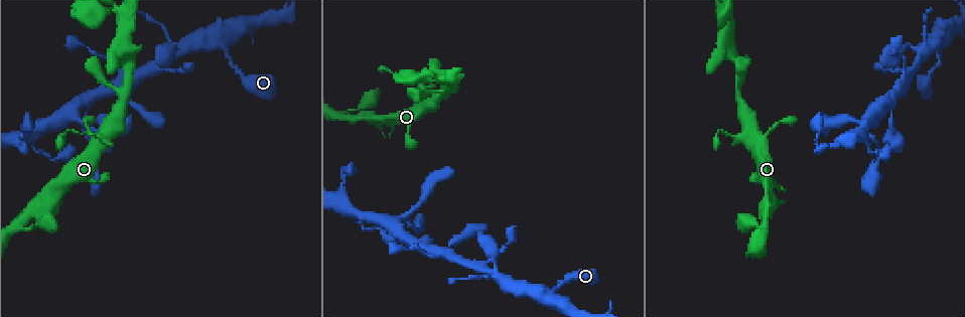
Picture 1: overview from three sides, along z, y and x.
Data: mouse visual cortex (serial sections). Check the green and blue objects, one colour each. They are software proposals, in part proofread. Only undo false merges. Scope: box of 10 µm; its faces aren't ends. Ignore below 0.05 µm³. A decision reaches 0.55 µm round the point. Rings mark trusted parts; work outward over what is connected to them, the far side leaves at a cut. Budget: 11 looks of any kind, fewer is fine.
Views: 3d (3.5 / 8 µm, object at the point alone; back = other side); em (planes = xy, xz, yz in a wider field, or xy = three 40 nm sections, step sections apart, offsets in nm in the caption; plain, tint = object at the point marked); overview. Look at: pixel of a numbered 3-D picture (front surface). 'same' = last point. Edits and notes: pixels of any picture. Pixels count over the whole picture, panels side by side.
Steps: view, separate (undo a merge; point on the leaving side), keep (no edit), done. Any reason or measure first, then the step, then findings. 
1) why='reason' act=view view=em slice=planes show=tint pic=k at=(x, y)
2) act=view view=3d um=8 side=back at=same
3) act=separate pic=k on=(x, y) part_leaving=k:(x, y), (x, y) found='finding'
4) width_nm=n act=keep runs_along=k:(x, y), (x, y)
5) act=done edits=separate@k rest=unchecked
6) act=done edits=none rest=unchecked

why='thin neck' act=view view=3d um=3.5 pic=1 at=(445, 93)

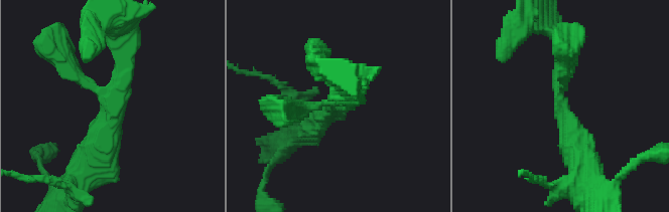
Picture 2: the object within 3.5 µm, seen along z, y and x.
arms=3 arm_widths_nm=200,200,400 act=view view=em slice=planes show=tint pic=2 at=(110, 110)

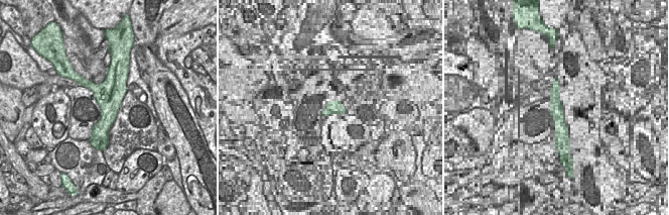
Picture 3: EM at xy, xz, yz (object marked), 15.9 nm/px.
width_nm=460 act=keep runs_along=2:(84, 167), (118, 104), (121, 46) found='all the same cell'

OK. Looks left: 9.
why='four arms meet' act=view view=3d um=3.5 pic=1 at=(448, 79)

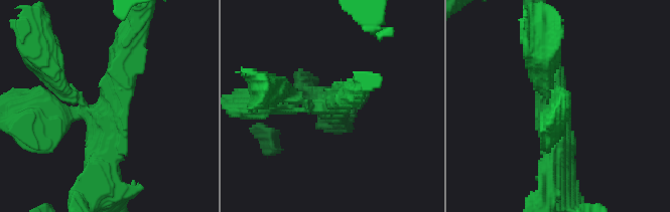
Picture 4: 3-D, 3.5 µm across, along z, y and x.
act=keep runs_along=4:(112, 193), (106, 125), (87, 113), (43, 119) found='continuous, no second cell'

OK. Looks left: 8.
why='sharp bend' act=view view=3d um=3.5 pic=1 at=(219, 39)

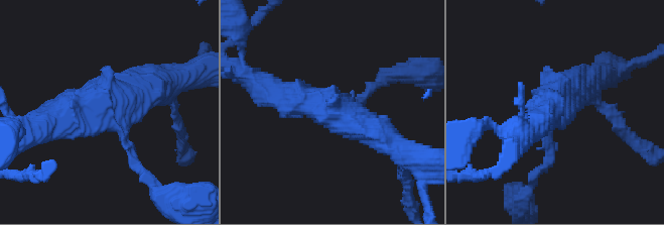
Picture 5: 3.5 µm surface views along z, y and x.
act=view view=em slice=planes show=tint pic=5 at=(110, 116)

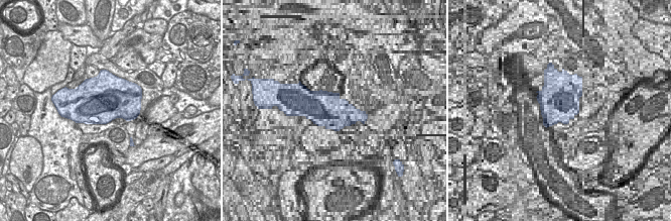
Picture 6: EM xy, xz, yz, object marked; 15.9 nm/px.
act=keep runs_along=5:(140, 166), (109, 114), (44, 123) found='all the same cell'

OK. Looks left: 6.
why='thick turns thin' act=view view=3d um=3.5 pic=1 at=(904, 85)

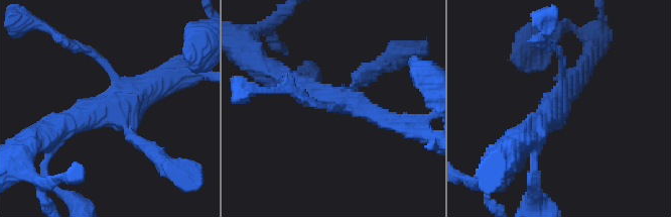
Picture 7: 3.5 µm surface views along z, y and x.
arms=4 arm_widths_nm=150,200,300,350 why='shape alone is not enough' act=view view=em slice=xy step=5 show=tint pic=7 at=(346, 101)

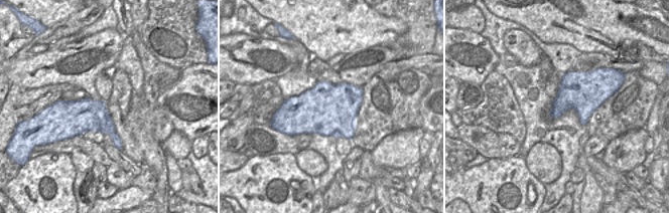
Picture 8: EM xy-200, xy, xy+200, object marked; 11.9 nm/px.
act=keep runs_along=7:(171, 75), (119, 109), (60, 128) found='one cell here'

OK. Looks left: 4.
act=done edits=none rest=unchecked

